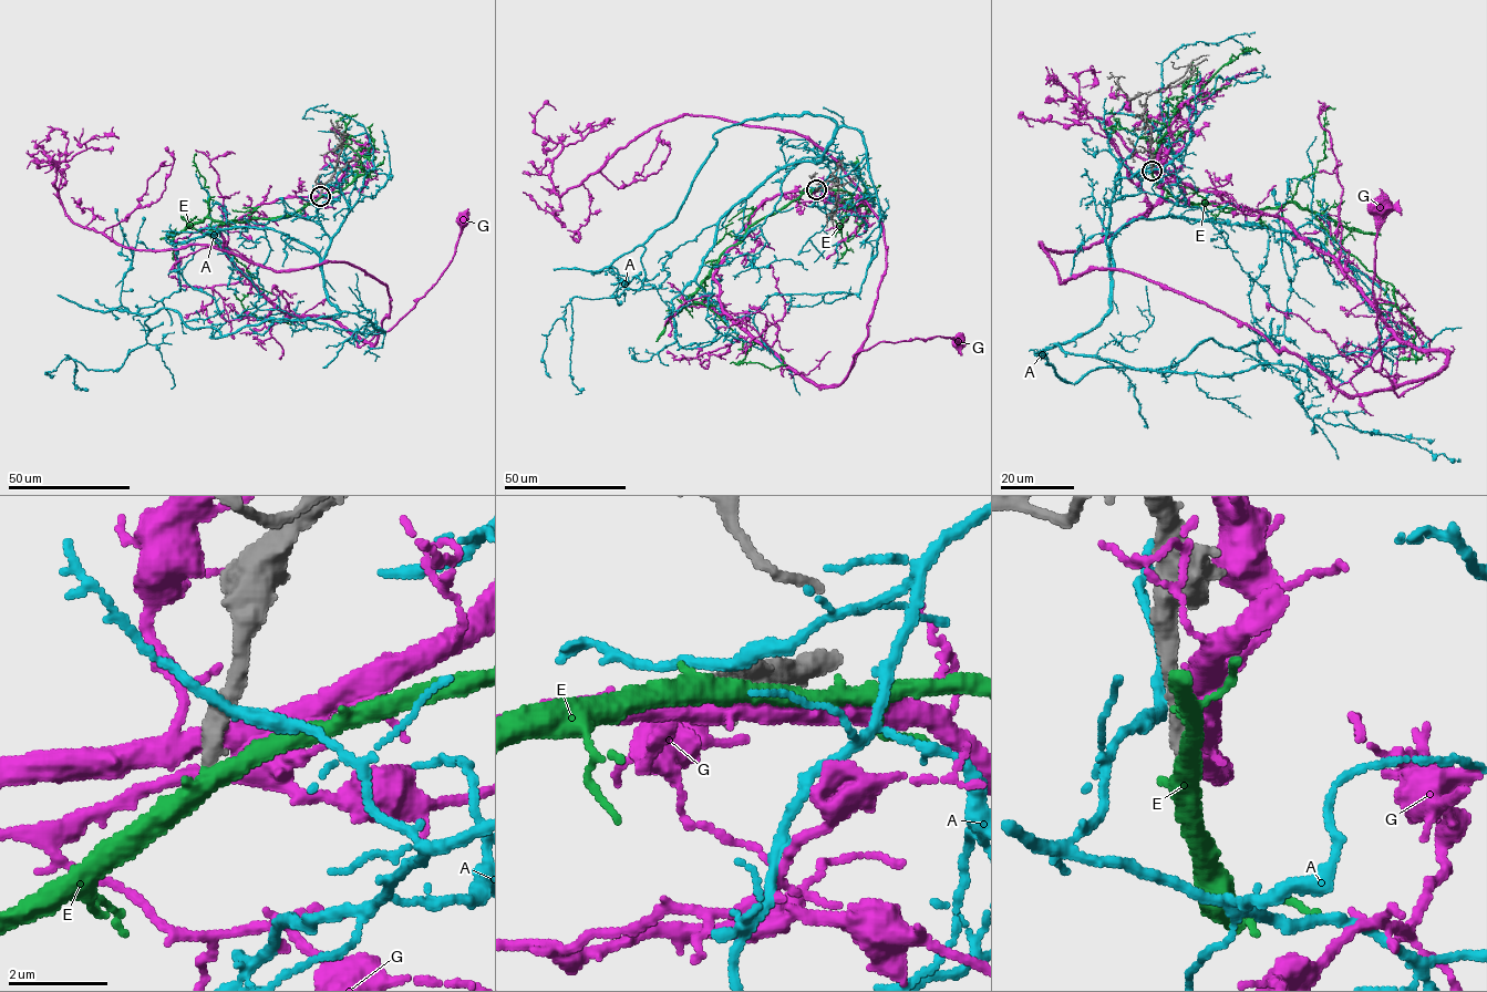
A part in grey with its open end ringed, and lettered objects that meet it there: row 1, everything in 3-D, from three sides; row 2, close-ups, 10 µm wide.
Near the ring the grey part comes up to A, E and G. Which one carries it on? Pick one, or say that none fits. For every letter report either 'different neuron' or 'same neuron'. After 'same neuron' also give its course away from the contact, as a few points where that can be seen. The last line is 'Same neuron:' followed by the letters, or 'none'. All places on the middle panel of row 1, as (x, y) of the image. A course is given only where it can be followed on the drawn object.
A: different neuron
E: same neuron | via (816, 189), (749, 227), (687, 298), (742, 340), (747, 350), (737, 364), (775, 368), (780, 353)
G: different neuron
Same neuron: E

